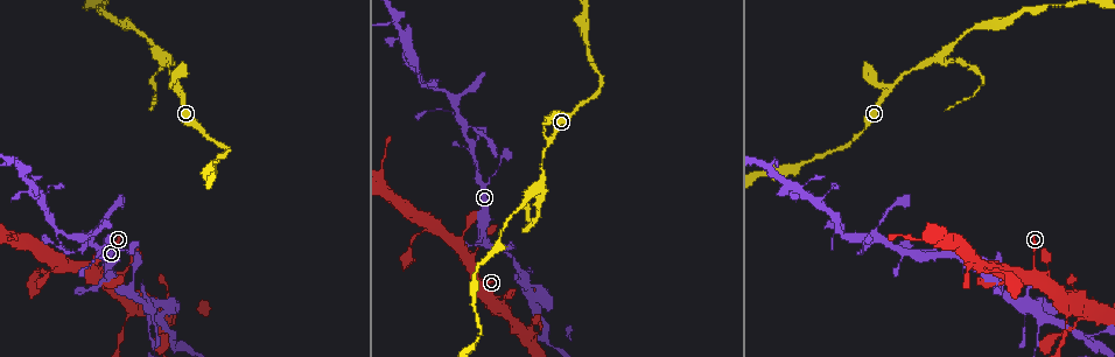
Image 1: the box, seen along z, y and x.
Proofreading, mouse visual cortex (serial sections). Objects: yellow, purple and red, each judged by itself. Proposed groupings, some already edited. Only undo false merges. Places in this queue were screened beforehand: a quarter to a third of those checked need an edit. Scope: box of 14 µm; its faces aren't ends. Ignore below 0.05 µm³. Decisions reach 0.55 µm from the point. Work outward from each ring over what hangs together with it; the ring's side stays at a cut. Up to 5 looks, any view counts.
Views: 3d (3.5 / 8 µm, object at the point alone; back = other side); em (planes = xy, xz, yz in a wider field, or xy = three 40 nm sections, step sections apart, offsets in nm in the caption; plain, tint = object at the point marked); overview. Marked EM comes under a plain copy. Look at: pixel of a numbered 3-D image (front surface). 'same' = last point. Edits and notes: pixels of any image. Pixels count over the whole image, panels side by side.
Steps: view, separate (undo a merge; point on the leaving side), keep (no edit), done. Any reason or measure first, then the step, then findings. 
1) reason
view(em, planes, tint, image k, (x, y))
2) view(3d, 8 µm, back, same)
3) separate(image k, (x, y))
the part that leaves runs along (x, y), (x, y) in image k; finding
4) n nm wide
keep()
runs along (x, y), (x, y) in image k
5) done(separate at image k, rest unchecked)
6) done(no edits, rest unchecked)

three arms meet
view(3d, 8 µm, image 1, (894, 86))

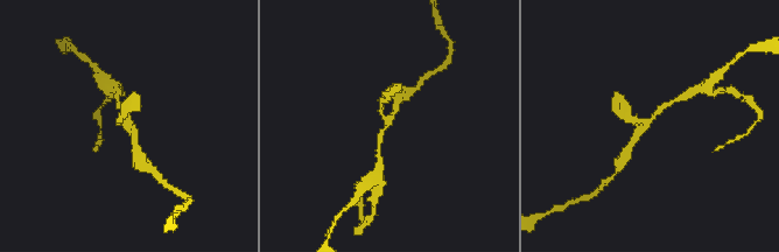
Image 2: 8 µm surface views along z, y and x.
closer look
view(3d, 3.5 µm, image 2, (649, 121))

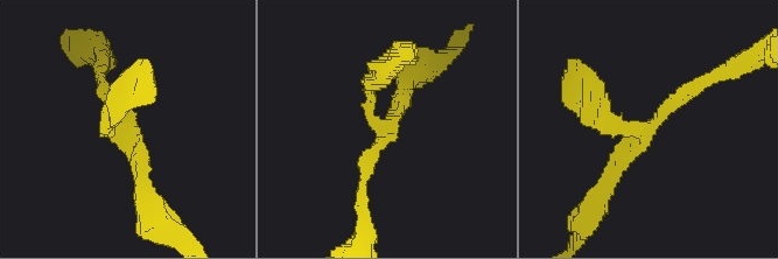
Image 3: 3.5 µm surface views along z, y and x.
3 arms
keep()
runs along (604, 191), (670, 105), (706, 79) in image 3; continuous, no second cell

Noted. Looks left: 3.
arms part here
view(3d, 3.5 µm, image 1, (540, 186))

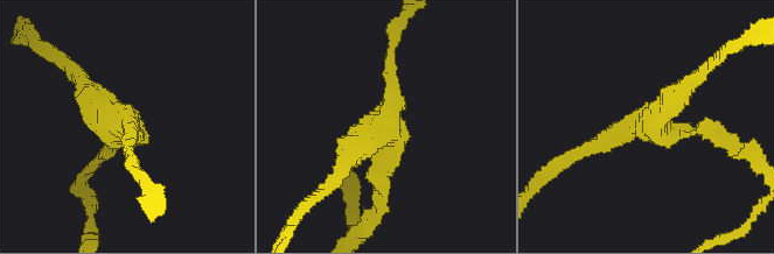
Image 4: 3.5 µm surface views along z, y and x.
3 arms; arms of 150, 200, 350 nm
view(em, xy, step 3, tint, image 4, (120, 122))

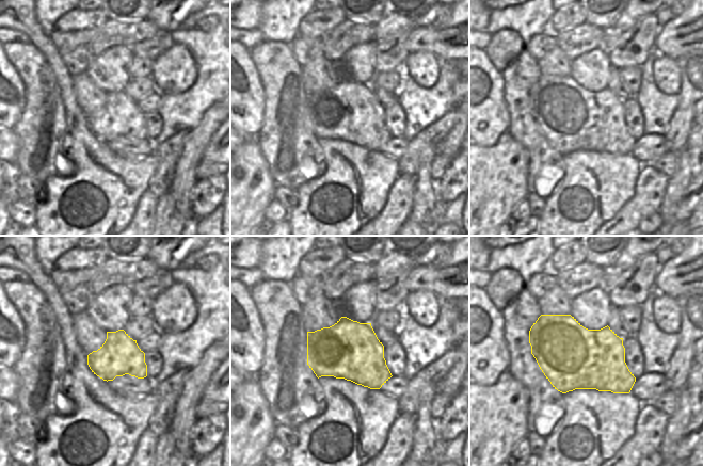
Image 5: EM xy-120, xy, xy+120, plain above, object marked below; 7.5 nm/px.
keep()
continuous, no second cell

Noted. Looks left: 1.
done(no edits, rest unchecked)

